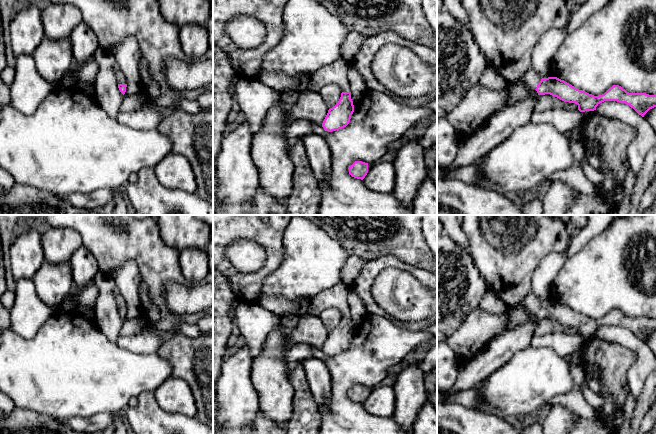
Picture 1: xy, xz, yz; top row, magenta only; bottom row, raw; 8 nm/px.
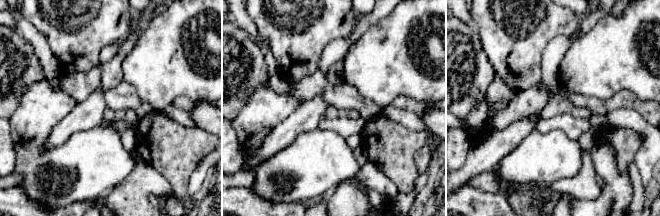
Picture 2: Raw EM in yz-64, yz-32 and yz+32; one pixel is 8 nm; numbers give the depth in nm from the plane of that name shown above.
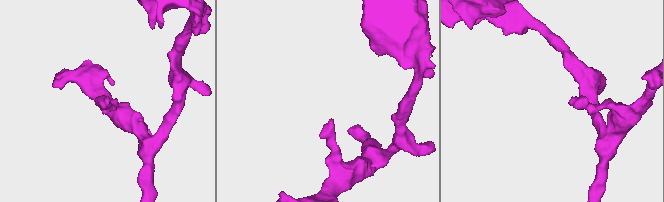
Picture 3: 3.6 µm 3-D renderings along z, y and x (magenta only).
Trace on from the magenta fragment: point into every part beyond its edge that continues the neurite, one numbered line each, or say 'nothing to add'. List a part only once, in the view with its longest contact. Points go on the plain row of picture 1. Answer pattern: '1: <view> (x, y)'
1: yz (531, 302)

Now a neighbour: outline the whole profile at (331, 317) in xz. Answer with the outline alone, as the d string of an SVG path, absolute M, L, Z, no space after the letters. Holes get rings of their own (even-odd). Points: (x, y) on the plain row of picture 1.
M334 307L325 309L319 315L320 320L322 321L329 333L338 327L341 321L341 317L342 314L340 310Z

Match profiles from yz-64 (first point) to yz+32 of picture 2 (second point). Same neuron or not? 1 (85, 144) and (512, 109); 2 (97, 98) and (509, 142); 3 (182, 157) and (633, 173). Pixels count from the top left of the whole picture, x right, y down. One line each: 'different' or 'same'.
1: different
2: same
3: different

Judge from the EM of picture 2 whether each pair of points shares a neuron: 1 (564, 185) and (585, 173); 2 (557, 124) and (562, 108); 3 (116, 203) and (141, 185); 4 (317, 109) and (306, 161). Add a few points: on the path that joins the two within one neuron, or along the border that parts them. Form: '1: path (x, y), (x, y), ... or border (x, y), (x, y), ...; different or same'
1: path (569, 185), (573, 185), (580, 178); same
2: border (541, 117), (573, 115), (582, 119); different
3: path (122, 201), (125, 201), (135, 191); same
4: border (317, 127), (300, 133), (292, 141); different

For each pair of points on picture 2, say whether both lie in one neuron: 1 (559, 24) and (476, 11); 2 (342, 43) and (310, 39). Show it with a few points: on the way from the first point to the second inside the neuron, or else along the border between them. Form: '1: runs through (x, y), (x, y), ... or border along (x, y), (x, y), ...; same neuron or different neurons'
1: runs through (538, 26), (522, 22), (511, 13), (497, 13); same neuron
2: border along (352, 30), (347, 37), (331, 40), (318, 61); different neurons

